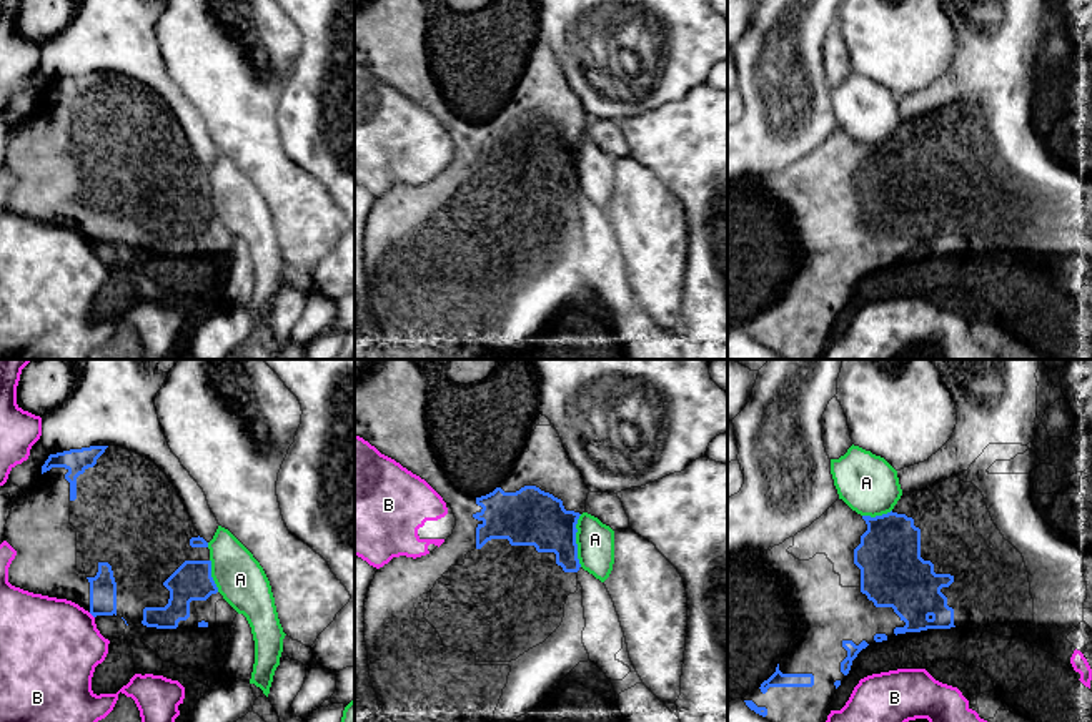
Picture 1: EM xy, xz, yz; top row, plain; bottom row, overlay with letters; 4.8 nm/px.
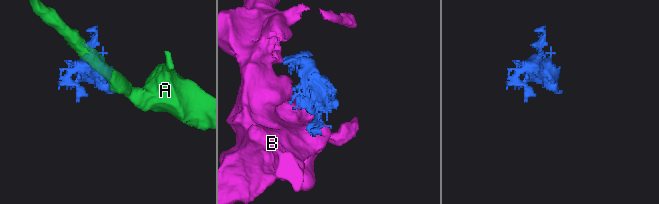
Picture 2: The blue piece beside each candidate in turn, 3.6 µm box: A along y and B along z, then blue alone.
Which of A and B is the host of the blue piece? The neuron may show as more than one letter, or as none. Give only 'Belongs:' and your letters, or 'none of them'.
Belongs: none of them

